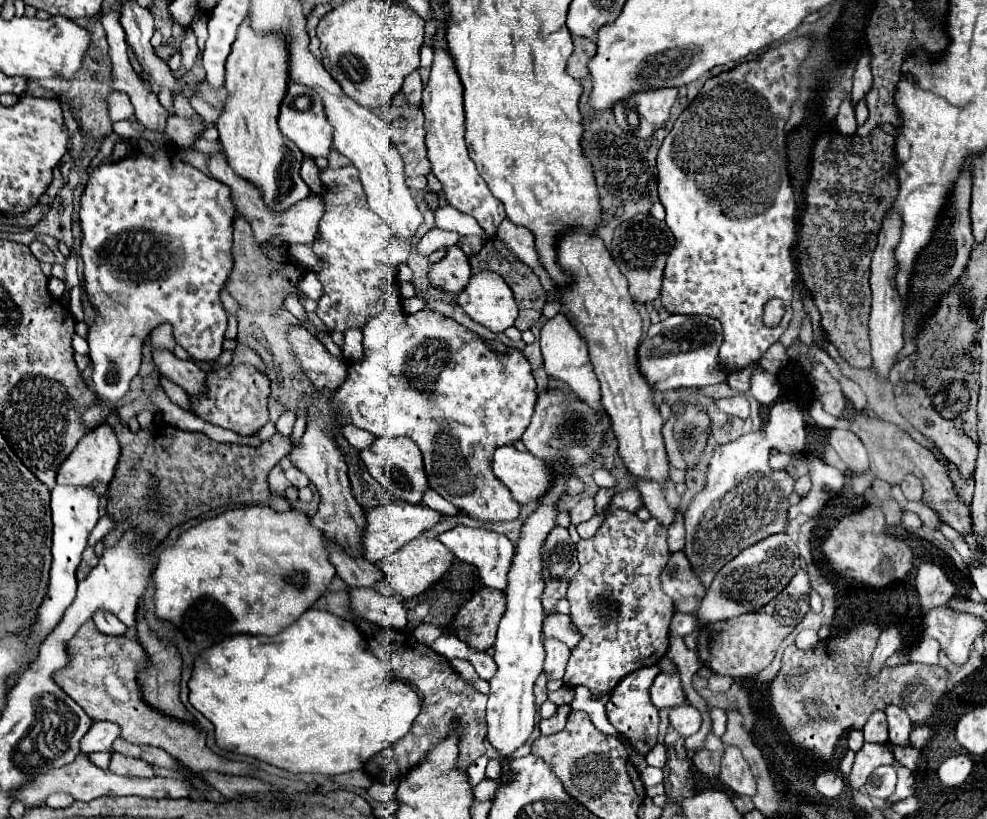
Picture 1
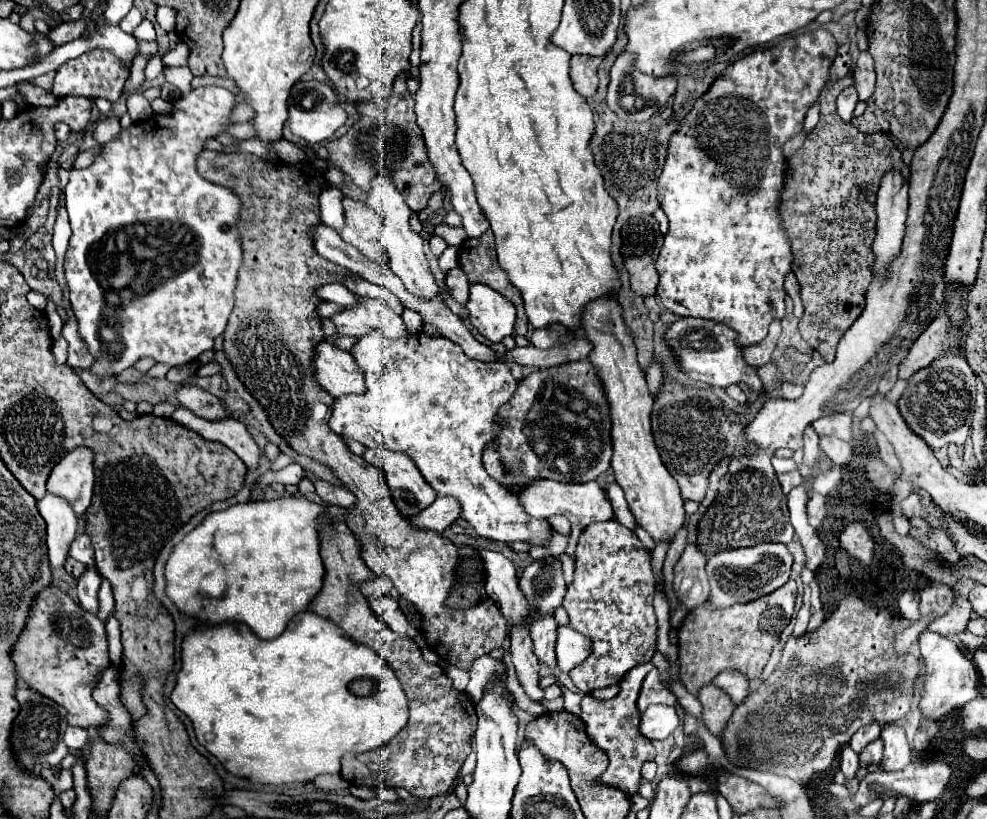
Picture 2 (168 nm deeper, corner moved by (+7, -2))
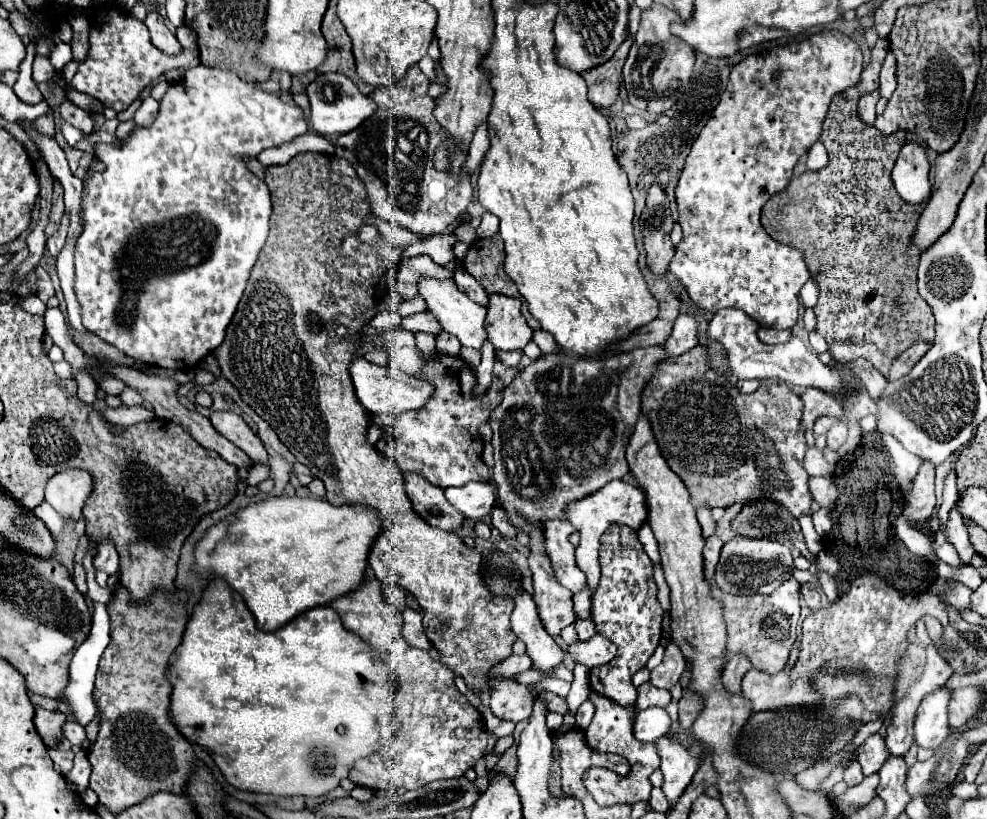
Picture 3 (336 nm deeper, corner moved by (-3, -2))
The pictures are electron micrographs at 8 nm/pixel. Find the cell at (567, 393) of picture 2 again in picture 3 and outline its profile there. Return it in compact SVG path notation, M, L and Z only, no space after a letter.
M662 346L634 348L610 356L608 360L584 360L572 352L552 352L534 360L504 388L502 402L490 414L490 426L494 432L494 484L498 488L498 502L506 510L514 528L522 530L530 538L528 564L534 580L534 602L538 606L540 620L550 636L558 636L562 628L574 624L572 594L554 576L550 560L544 550L542 524L546 520L564 518L564 510L570 502L582 500L604 484L628 474L628 462L624 458L626 444L634 432L640 414L640 396L646 384L652 380L658 364L666 360Z

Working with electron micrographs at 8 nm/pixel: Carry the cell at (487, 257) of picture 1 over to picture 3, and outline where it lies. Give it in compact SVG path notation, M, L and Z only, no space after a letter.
M500 234L474 240L464 258L464 270L474 276L488 294L514 296L524 304L524 296L518 292L512 278L504 272L504 246Z

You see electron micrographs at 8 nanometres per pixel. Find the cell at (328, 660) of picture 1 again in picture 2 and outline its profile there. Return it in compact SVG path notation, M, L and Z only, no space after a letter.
M302 612L294 616L288 624L288 628L274 640L262 640L258 638L246 624L220 624L220 626L208 626L208 628L198 628L190 632L184 642L182 642L182 670L178 672L176 688L170 694L170 700L178 710L182 710L192 722L196 730L198 742L214 754L228 772L236 776L250 778L254 782L262 784L288 784L288 782L310 782L318 774L338 774L340 772L340 760L346 752L362 754L376 750L384 744L388 744L406 724L408 724L408 698L394 676L390 664L380 658L372 648L366 648L364 644L358 644L350 640L348 636L342 636L342 628L332 624L326 618L320 618L318 614L312 612Z

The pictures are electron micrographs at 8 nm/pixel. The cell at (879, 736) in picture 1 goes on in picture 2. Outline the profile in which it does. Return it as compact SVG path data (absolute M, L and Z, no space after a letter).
M870 722L870 724L862 726L862 728L850 738L850 744L852 744L854 752L860 752L868 742L880 738L880 730L882 730L882 726L880 726L878 722Z

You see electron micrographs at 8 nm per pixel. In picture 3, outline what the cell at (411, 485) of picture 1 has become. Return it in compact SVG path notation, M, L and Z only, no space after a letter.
M406 472L404 480L406 480L406 494L412 506L430 526L454 532L464 524L464 514L446 500L442 488L428 484L428 480L412 472Z

